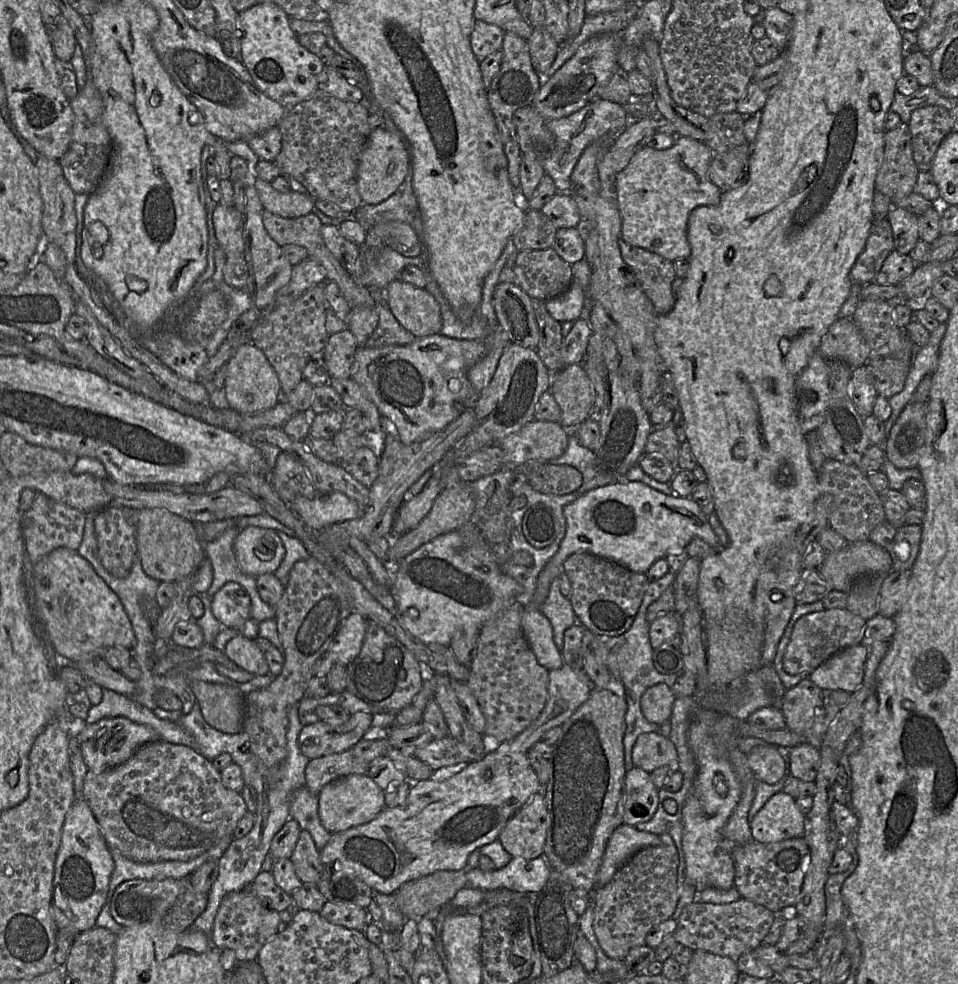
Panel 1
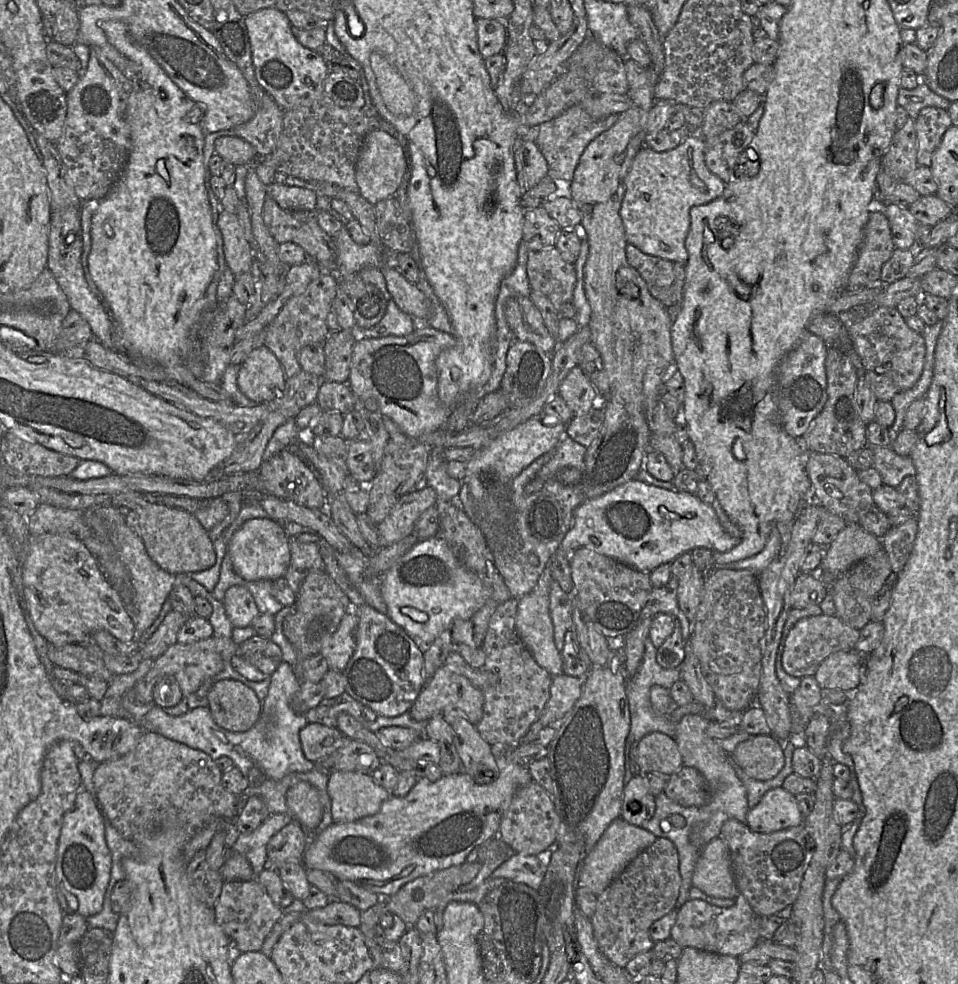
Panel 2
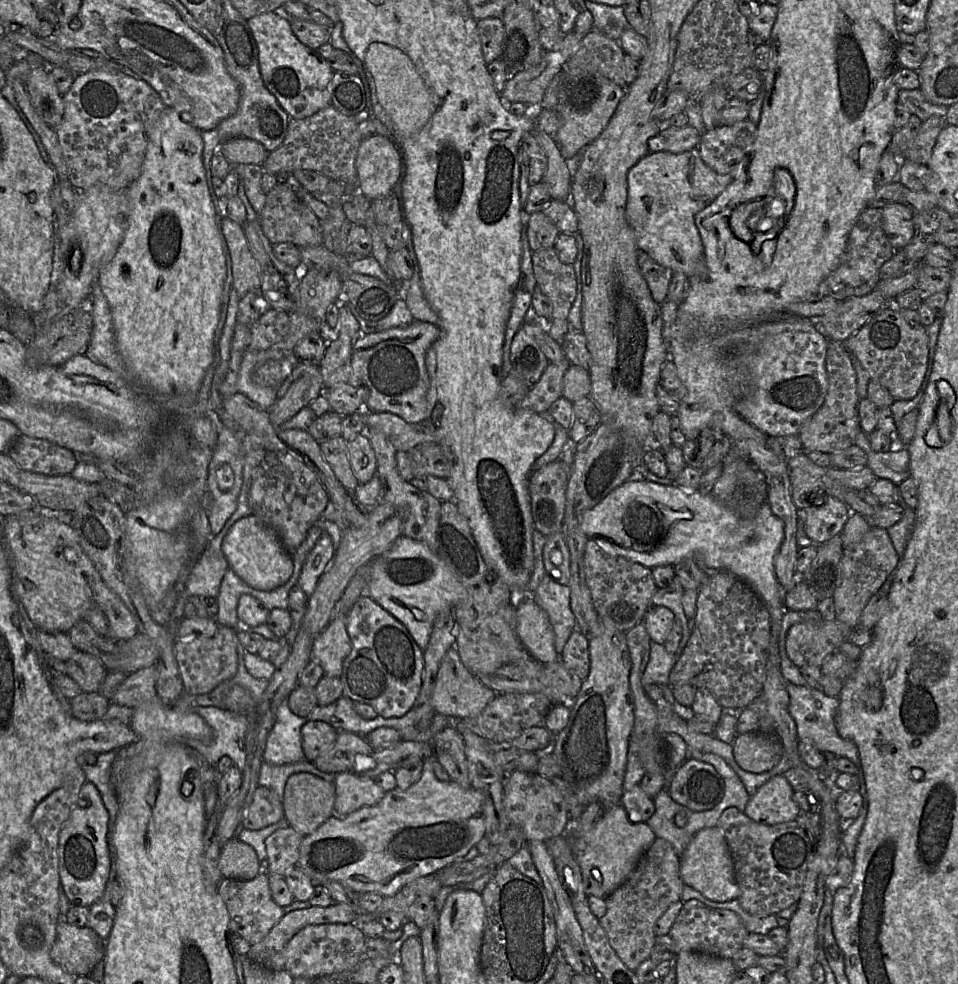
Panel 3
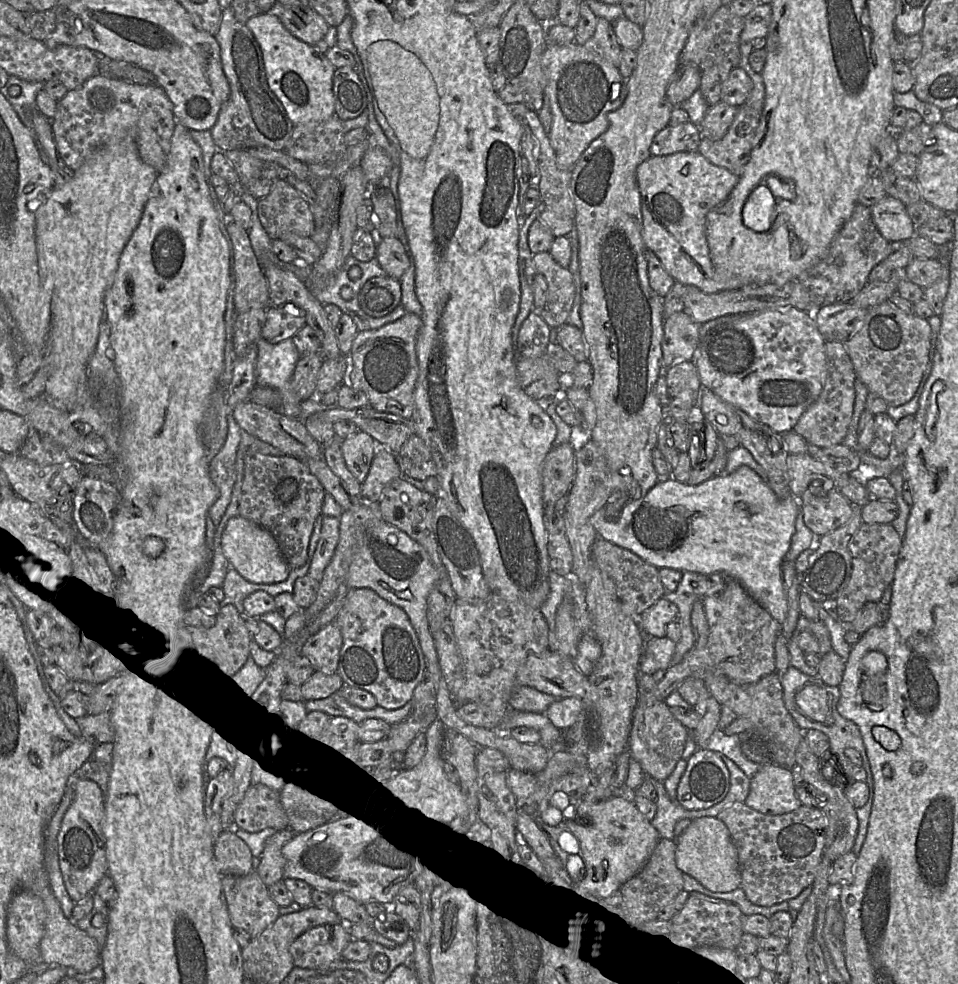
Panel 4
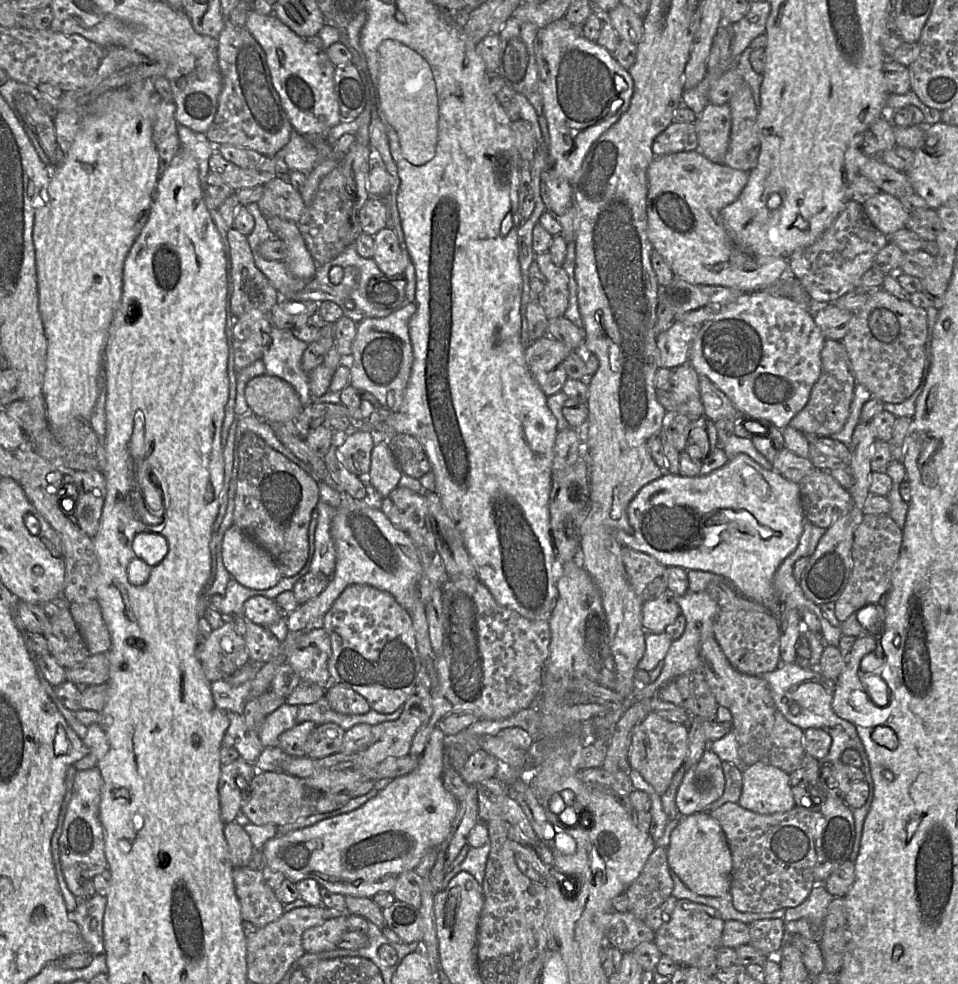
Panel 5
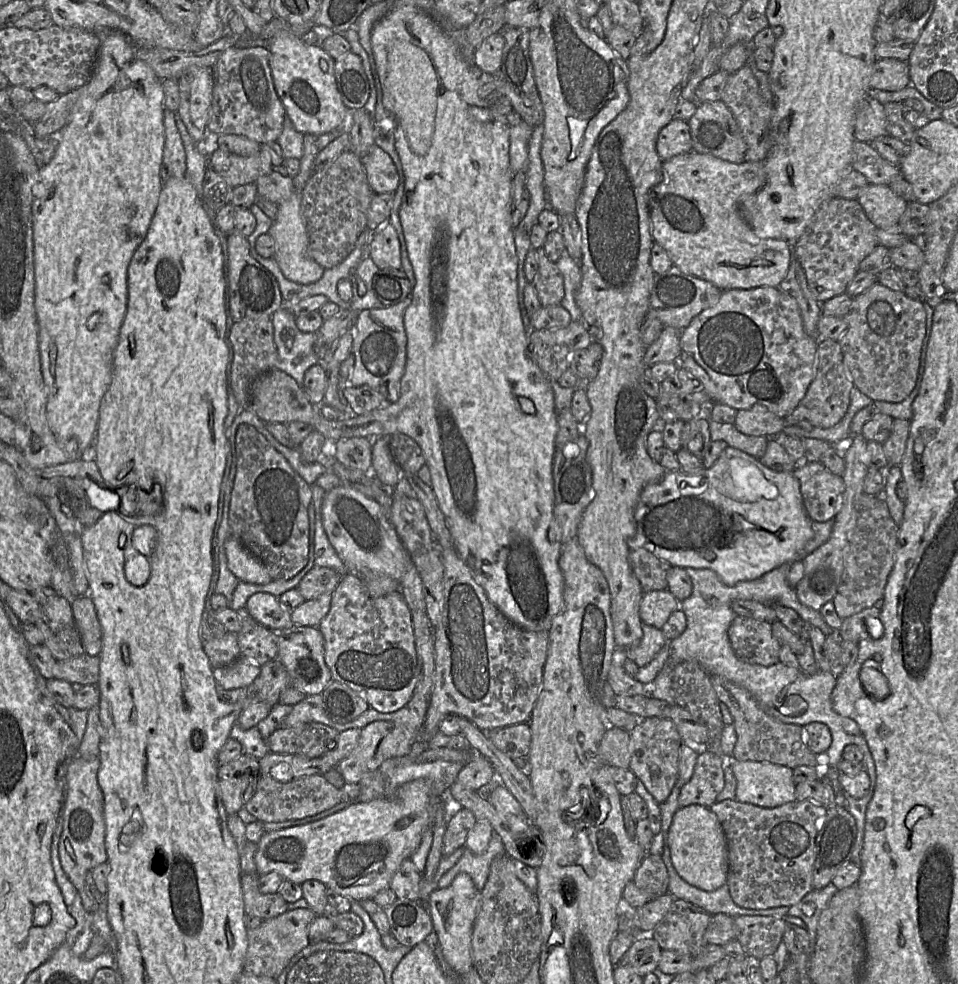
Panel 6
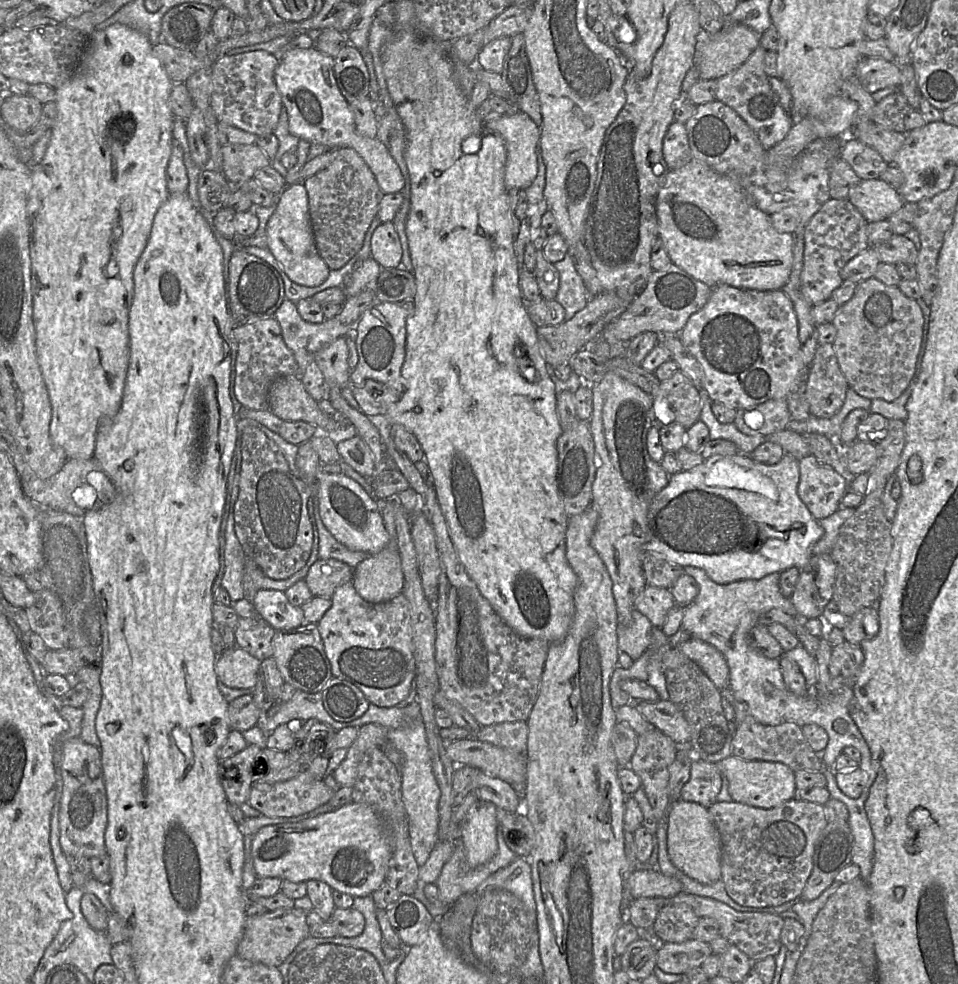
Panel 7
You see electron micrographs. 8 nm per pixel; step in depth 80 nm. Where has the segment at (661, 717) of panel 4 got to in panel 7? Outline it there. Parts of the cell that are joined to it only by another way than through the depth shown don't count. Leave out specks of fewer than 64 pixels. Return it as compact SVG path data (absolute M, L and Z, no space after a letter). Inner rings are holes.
M657 728L639 735L630 760L631 769L639 776L658 821L666 817L671 806L669 768L675 761L678 745Z

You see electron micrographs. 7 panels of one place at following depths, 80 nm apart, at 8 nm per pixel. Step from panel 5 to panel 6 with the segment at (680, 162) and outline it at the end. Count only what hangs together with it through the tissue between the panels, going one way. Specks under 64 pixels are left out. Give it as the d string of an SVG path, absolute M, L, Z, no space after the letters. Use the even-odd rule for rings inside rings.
M694 150L663 161L662 179L651 189L649 194L651 234L654 242L665 249L669 258L673 262L673 265L678 267L683 273L706 280L722 291L730 289L751 289L757 287L779 287L787 274L792 260L793 244L782 239L763 239L758 237L739 212L740 203L761 189L765 184L766 178L767 173L764 161L732 163L709 154L698 153Z

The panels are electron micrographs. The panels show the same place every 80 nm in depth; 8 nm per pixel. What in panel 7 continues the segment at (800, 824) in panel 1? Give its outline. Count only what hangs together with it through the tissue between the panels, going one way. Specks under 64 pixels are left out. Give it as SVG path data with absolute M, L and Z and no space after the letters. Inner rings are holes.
M733 755L716 763L728 780L728 791L734 802L770 809L794 799L797 789L795 774L787 765L779 762L744 760Z

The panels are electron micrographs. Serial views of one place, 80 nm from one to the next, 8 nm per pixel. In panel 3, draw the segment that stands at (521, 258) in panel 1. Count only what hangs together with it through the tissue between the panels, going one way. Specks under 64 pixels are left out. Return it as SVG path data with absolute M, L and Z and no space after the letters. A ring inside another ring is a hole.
M553 247L532 251L531 260L537 285L552 303L551 320L567 319L576 297L573 266L562 263Z

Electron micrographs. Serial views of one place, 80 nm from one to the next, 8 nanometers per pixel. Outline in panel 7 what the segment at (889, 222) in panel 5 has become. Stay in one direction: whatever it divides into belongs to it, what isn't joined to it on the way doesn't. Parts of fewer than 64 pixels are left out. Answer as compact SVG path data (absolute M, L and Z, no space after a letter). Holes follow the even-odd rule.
M879 178L861 180L851 189L847 199L867 222L887 220L905 203L896 189Z

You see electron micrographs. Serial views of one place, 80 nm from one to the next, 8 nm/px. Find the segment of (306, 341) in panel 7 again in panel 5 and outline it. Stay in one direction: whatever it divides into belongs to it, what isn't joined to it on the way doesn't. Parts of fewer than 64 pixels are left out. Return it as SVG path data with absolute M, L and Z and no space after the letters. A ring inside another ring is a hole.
M272 327L270 346L261 359L265 374L290 383L304 405L311 401L309 374L301 367L301 359L308 345L294 337L292 331Z

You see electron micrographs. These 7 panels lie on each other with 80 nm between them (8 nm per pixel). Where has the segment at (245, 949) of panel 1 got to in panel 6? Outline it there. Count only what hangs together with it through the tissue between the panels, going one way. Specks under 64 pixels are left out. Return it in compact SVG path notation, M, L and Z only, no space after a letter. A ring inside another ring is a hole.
M241 872L241 888L245 913L267 920L288 911L288 903L278 893L262 894L258 888L259 874Z

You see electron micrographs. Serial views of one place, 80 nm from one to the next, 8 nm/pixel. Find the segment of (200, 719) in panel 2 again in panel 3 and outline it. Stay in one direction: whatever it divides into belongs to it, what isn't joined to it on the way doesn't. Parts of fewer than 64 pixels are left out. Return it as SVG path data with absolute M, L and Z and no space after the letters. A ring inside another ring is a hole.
M284 699L276 711L275 723L268 734L263 761L283 765L307 760L301 736L301 728L307 721L307 717L294 714L288 699ZM194 706L194 711L212 728L213 739L210 743L186 740L185 744L198 750L214 766L221 757L228 756L243 771L246 762L245 738L250 729L246 715L214 706Z

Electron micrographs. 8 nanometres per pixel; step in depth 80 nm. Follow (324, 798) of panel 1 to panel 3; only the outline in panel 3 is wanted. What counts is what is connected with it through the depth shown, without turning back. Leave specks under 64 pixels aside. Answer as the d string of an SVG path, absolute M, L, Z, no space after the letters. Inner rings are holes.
M349 772L335 774L333 782L336 789L334 815L339 817L376 805L386 794L374 778Z

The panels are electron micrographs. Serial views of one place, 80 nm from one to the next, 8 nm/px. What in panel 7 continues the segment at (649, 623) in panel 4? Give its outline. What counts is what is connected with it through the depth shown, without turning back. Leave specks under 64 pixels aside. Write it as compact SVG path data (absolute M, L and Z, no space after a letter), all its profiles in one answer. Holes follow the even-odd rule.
M646 585L635 603L635 609L654 627L661 628L666 621L668 611L675 605L676 602L670 589Z

